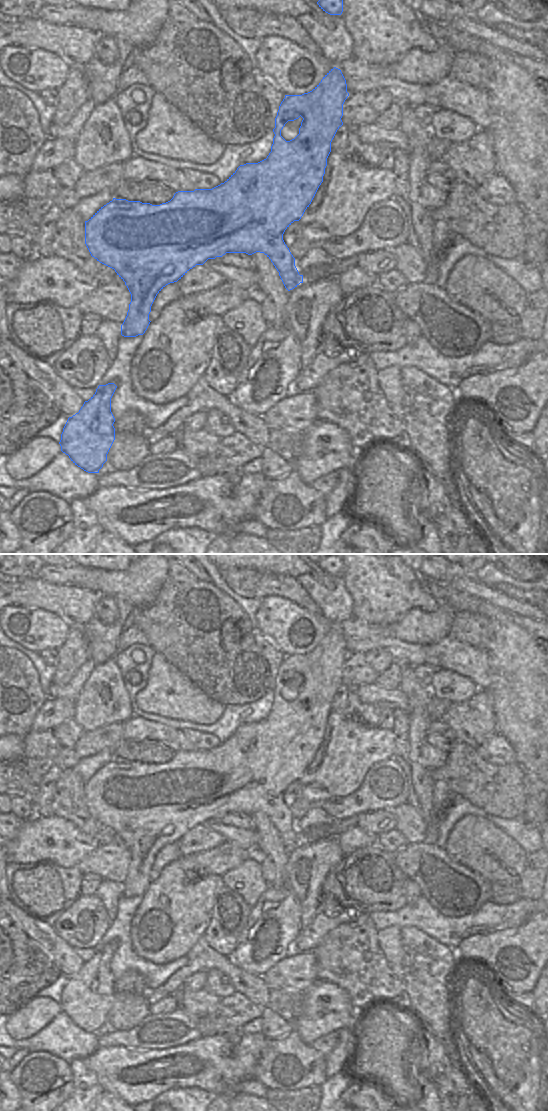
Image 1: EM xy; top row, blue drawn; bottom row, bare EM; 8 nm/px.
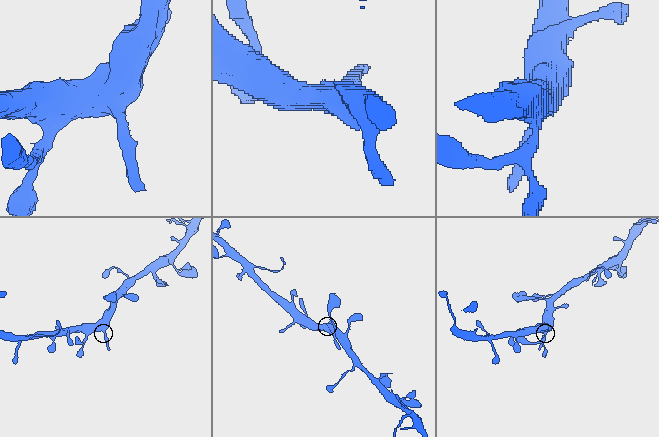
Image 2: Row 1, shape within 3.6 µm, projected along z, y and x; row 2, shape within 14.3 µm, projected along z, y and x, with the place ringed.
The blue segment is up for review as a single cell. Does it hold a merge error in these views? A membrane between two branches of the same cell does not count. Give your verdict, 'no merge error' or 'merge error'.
no merge error

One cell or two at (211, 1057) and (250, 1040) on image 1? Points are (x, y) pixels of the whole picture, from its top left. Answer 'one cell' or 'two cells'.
one cell

